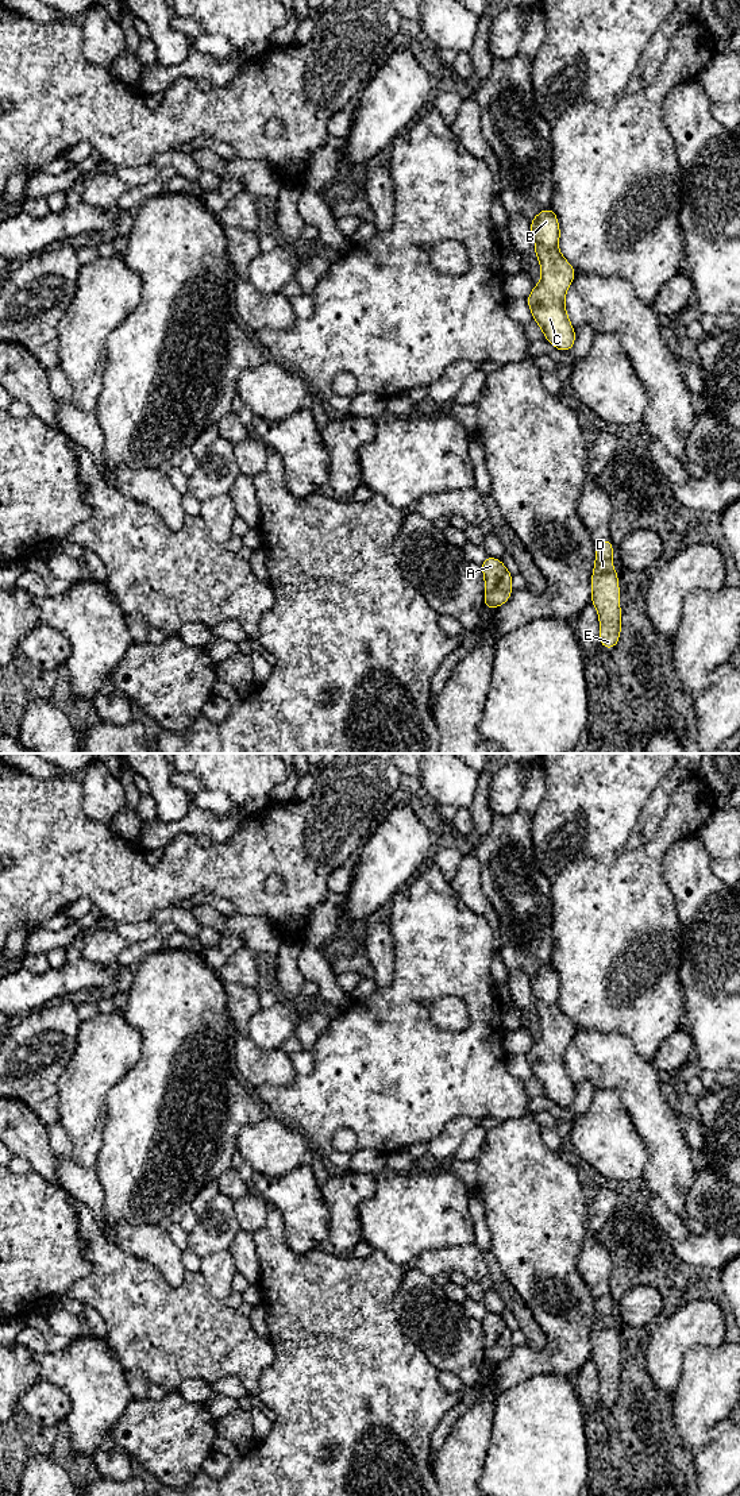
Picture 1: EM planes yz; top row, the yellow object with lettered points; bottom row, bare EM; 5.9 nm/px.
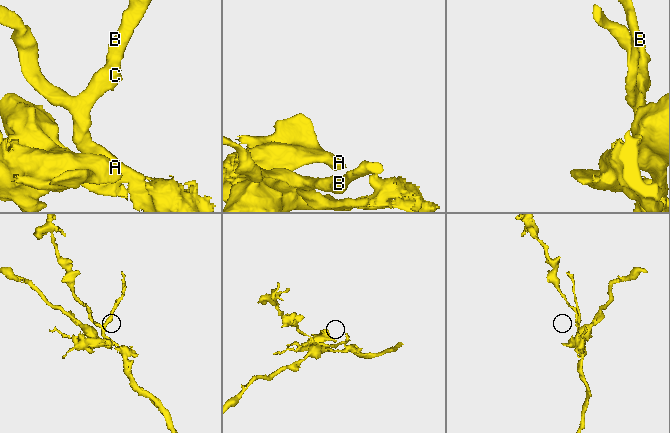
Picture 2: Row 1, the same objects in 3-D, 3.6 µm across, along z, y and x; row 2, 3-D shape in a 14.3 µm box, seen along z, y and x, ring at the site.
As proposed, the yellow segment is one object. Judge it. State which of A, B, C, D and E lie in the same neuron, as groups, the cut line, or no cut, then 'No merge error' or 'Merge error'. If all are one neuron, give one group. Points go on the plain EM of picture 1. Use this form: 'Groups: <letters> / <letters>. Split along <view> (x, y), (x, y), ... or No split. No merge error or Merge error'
Groups: A B C D E. No split. No merge error

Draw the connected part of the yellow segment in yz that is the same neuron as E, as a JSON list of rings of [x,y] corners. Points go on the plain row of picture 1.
[[[610,1295],[596,1299],[596,1320],[591,1334],[591,1358],[598,1368],[601,1403],[614,1404],[621,1387],[620,1345],[616,1325],[612,1322]]]

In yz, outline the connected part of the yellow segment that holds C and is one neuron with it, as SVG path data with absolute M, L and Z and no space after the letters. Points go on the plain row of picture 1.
M543 965L529 979L541 1037L533 1042L527 1059L546 1096L560 1107L570 1107L575 1098L575 1086L569 1076L564 1053L575 1026L559 1007L560 986L556 969Z

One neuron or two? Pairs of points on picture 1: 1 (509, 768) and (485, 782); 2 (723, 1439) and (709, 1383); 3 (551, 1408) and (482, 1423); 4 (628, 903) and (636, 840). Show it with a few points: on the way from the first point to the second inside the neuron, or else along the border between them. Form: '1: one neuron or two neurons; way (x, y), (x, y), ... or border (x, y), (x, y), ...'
1: two neurons; border (494, 767), (489, 793), (489, 808), (492, 810)
2: two neurons; border (725, 1418), (710, 1430), (709, 1441), (701, 1449)
3: two neurons; border (494, 1399), (493, 1429), (485, 1452)
4: two neurons; border (658, 828), (643, 845), (638, 848), (624, 847)

